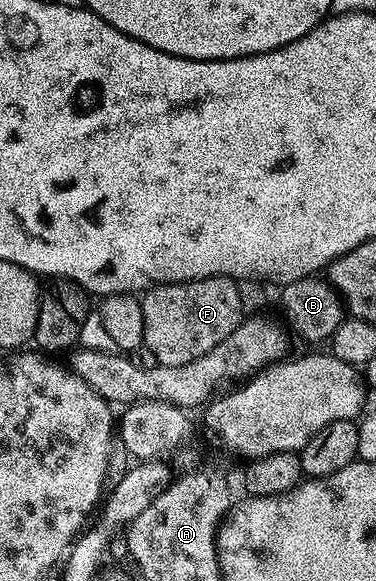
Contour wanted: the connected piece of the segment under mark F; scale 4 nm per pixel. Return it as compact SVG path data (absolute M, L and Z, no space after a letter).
M202 277L196 281L168 281L148 288L141 297L143 314L145 315L145 335L143 343L157 355L159 365L181 367L185 363L193 363L193 359L201 359L205 351L213 351L217 343L221 343L244 320L245 310L241 303L239 286L230 277Z

